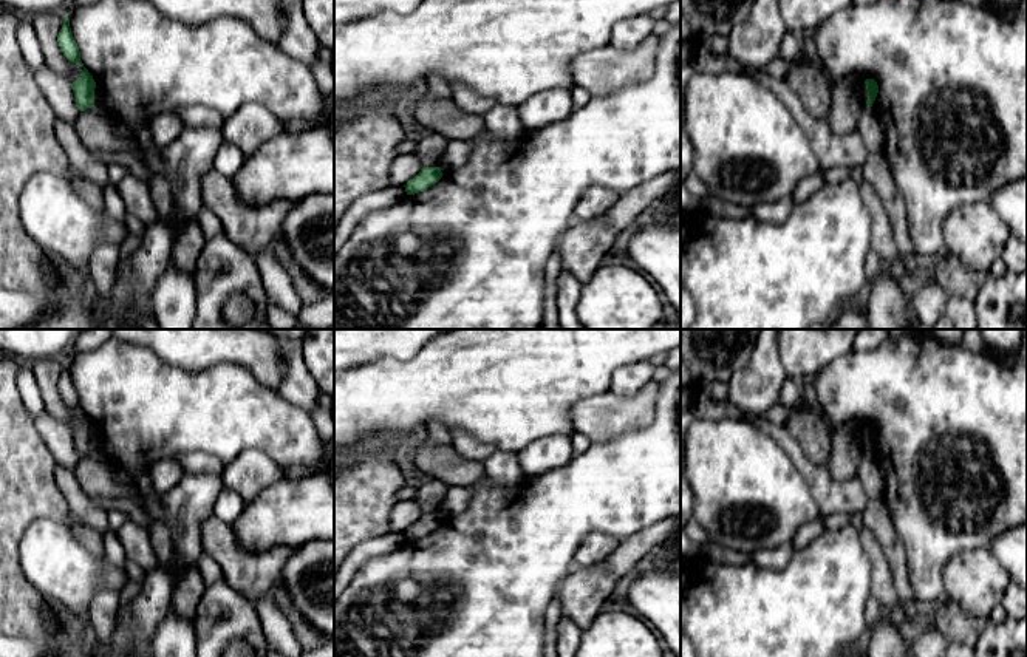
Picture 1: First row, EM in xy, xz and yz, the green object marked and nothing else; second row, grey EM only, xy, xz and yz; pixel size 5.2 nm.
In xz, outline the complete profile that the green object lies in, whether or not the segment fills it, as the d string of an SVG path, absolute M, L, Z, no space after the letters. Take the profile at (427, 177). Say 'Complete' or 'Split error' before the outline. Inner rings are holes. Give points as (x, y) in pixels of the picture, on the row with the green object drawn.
Complete. M422 167L421 172L404 186L407 195L427 190L428 187L435 186L442 175L444 173L439 170L439 167Z

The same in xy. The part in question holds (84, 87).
Complete. M85 66L84 71L80 73L80 77L71 83L71 88L80 111L94 107L96 82Z

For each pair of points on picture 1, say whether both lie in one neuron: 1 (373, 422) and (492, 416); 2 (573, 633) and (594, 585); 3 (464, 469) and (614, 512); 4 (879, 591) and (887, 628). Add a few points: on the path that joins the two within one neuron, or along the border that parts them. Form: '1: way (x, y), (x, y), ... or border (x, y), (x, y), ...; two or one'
1: way (402, 408), (463, 408); one
2: border (562, 614), (582, 629); two
3: border (484, 475), (469, 487); two
4: border (883, 612), (894, 616); two

